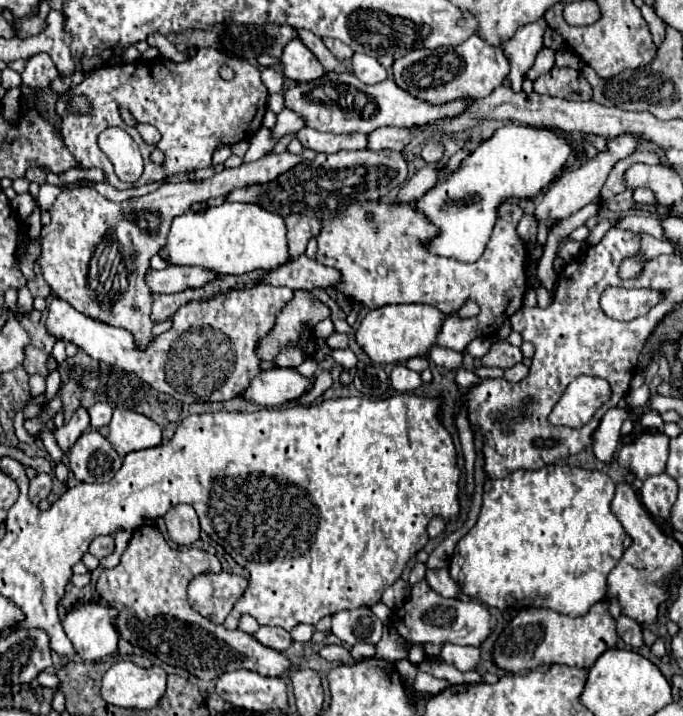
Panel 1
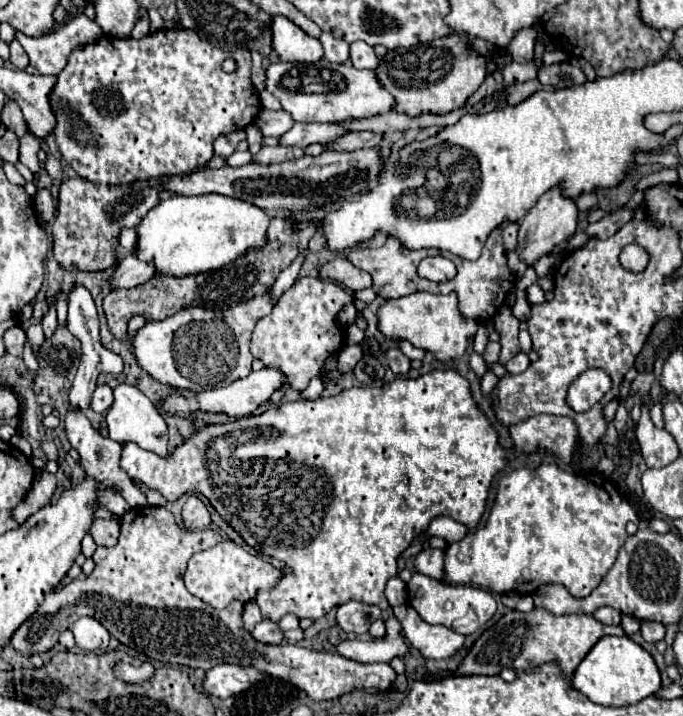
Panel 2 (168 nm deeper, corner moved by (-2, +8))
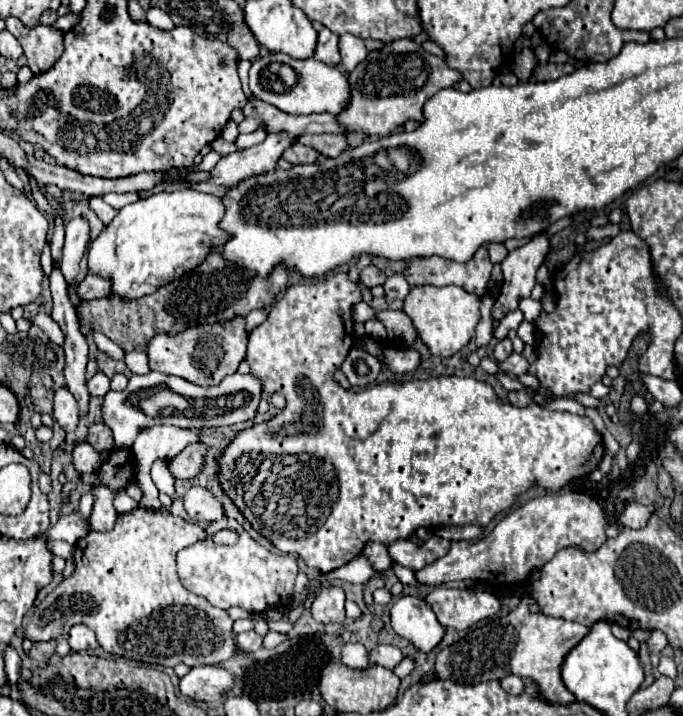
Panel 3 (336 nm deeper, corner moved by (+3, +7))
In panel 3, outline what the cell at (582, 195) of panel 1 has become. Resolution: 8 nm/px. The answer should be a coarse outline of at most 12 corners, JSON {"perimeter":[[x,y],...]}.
{"perimeter":[[546,236],[508,252],[492,306],[502,320],[530,296],[544,262]]}

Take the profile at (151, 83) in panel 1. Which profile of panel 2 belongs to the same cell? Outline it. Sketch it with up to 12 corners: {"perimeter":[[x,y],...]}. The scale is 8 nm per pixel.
{"perimeter":[[189,29],[71,53],[51,103],[87,181],[191,171],[261,111]]}

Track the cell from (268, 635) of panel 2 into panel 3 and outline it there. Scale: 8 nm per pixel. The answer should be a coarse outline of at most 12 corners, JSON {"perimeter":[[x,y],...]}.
{"perimeter":[[254,630],[236,634],[242,652],[256,652],[262,636]]}

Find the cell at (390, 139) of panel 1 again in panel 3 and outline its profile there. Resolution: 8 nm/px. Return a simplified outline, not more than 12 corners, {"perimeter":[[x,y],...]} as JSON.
{"perimeter":[[304,134],[294,142],[326,158],[348,148],[344,134]]}

